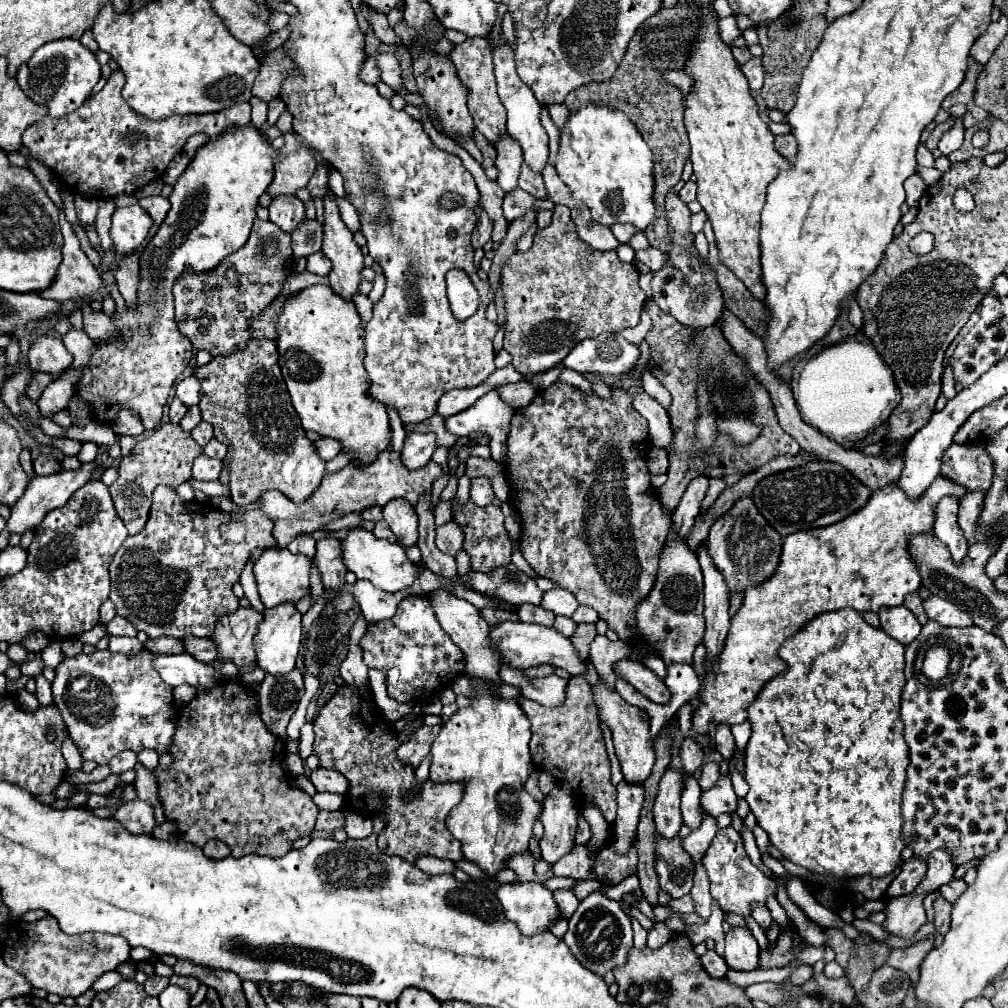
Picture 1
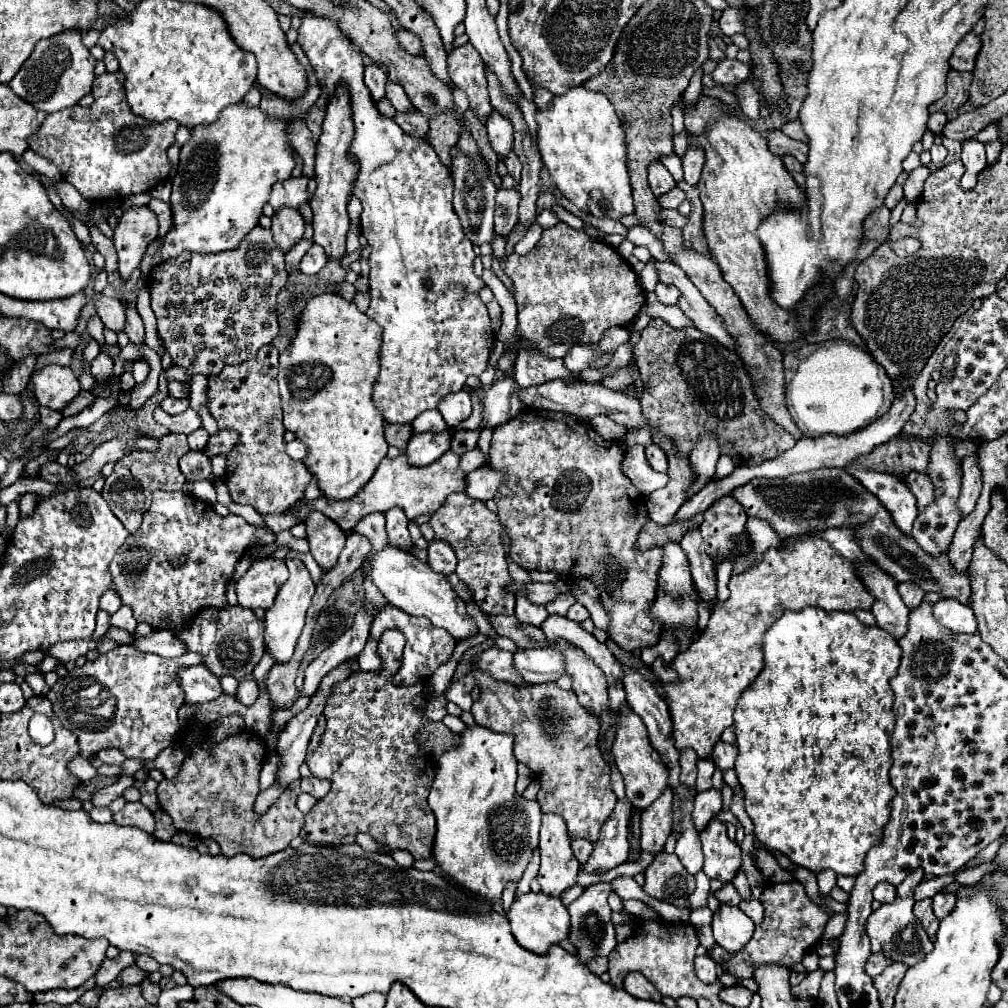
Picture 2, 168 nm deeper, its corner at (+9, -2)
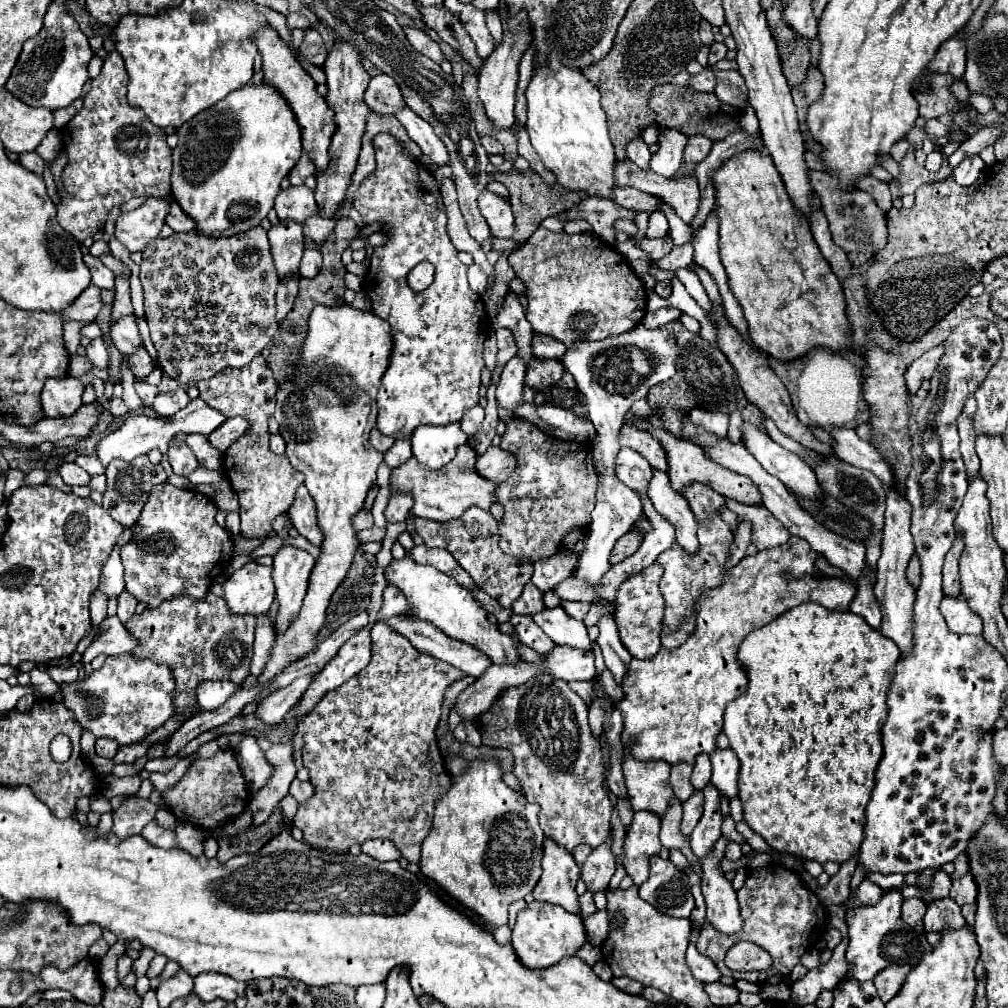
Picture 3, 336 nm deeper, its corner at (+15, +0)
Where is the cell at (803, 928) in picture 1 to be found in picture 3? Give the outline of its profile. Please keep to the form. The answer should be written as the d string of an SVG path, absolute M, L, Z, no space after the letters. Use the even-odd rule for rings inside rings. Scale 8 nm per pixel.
M889 890L875 906L861 906L855 910L847 910L845 922L849 928L849 948L845 958L851 964L847 978L857 978L861 982L873 980L877 972L891 964L909 964L915 966L921 956L933 950L929 942L925 942L923 934L917 934L909 924L901 920L901 904L903 896L899 890Z

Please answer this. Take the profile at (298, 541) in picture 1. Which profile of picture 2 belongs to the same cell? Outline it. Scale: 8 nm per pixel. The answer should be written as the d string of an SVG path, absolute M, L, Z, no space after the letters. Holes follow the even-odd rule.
M291 558L285 564L289 568L289 578L279 588L275 604L267 610L265 620L263 620L263 624L265 624L265 646L277 658L277 662L291 660L295 644L297 644L299 634L301 634L301 628L305 624L305 612L307 612L307 608L311 604L311 598L315 594L315 584L313 584L311 574L305 568L305 564L301 560L297 560L297 558Z

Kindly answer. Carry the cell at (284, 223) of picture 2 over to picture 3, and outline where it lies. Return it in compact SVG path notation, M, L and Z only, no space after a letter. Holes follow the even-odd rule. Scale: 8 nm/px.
M279 220L279 224L273 224L267 234L269 234L271 254L277 266L277 274L281 278L299 274L299 260L303 256L301 224L293 220Z

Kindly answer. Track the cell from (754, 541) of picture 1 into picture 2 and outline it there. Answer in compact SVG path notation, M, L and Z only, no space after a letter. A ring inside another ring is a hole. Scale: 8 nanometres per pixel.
M723 496L715 500L703 514L701 534L705 540L705 550L709 556L717 556L723 562L733 554L739 558L749 550L749 538L745 534L747 514L743 506L733 496Z

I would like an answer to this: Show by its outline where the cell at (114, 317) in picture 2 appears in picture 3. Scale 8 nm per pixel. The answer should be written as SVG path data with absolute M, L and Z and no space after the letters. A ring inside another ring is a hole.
M123 316L123 318L115 320L109 328L109 336L113 340L113 346L121 354L133 354L139 346L143 346L143 340L139 336L133 316Z

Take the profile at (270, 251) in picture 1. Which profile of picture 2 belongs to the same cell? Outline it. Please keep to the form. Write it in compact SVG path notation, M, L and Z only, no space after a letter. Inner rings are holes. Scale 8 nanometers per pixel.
M255 226L241 246L225 250L223 254L191 254L183 252L155 268L151 274L151 310L157 316L157 332L165 350L175 366L183 368L189 376L203 374L215 376L227 364L239 364L255 358L261 346L271 344L279 334L277 322L277 294L287 284L285 258L273 240L271 230Z

